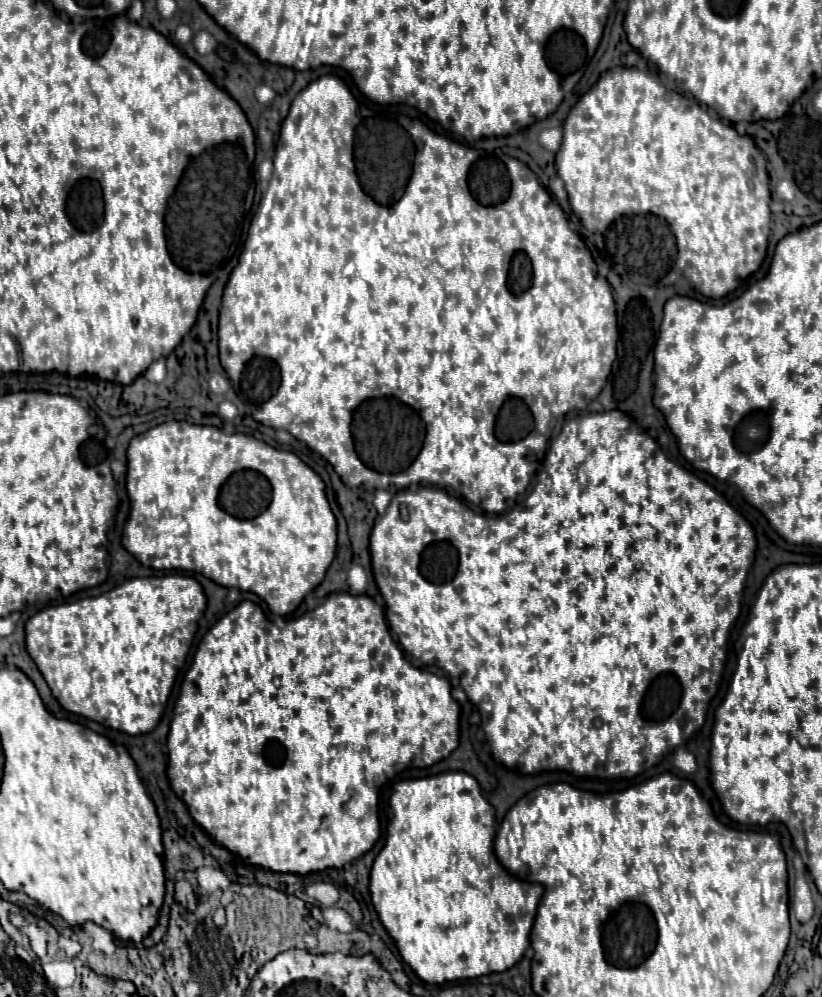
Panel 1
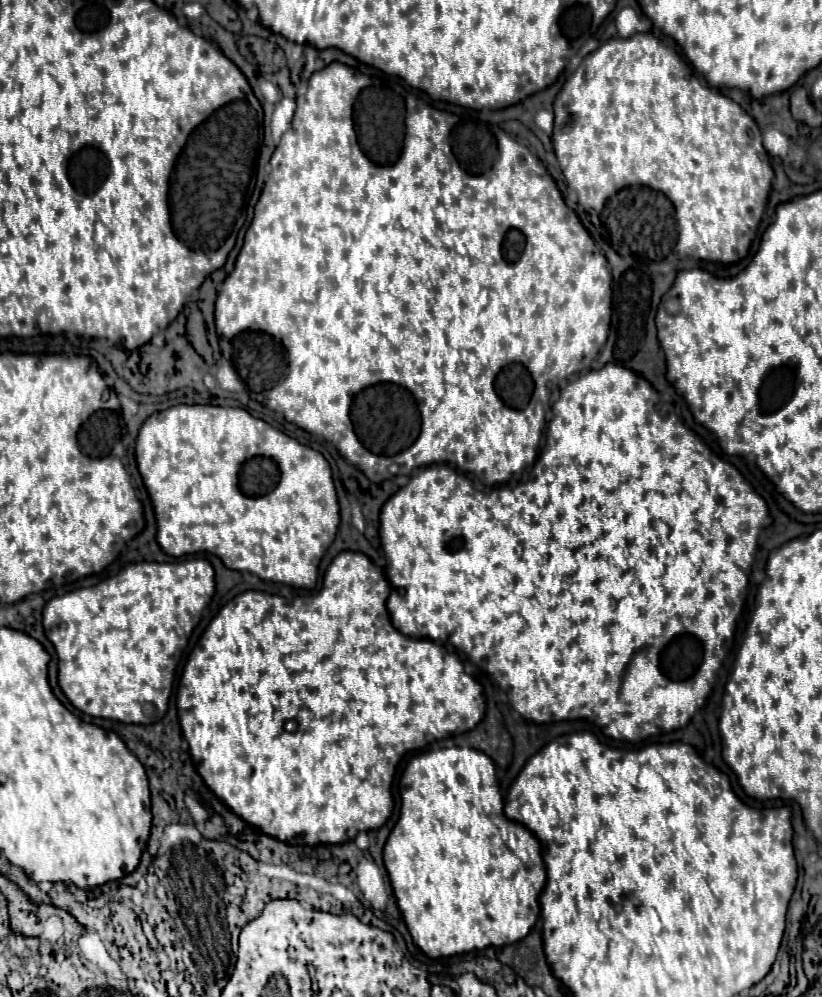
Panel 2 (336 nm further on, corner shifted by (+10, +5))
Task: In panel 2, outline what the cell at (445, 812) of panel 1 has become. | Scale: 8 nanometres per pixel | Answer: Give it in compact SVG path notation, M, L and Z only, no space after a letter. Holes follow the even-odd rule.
M442 748L442 750L434 750L434 752L422 752L420 756L414 756L408 762L406 770L402 772L400 818L398 818L396 826L392 828L388 842L384 846L384 866L390 876L390 884L392 884L392 892L394 892L398 910L406 922L406 928L408 928L416 948L422 950L430 958L456 956L456 954L466 954L472 950L484 950L488 946L514 944L514 942L522 940L538 920L538 914L540 914L538 896L546 884L546 868L544 868L544 862L540 856L540 842L532 836L532 832L528 832L528 828L508 820L502 812L502 806L504 804L502 804L502 796L500 796L498 782L496 782L496 770L494 770L492 760L484 752L478 752L472 748Z

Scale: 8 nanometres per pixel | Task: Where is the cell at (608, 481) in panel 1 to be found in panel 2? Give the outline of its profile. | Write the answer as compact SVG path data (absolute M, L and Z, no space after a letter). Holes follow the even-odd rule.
M606 364L560 390L560 398L552 406L546 434L536 450L536 460L532 462L532 468L526 468L520 474L516 486L504 484L490 494L484 494L454 468L440 464L422 468L408 486L386 500L380 512L378 530L380 544L386 552L386 576L392 588L386 608L400 634L428 638L440 644L448 642L466 654L472 664L488 672L506 694L510 694L510 690L520 690L520 716L524 720L548 724L588 718L608 738L642 742L650 736L684 728L704 704L704 694L708 696L712 680L722 664L718 652L724 642L732 638L736 616L744 604L758 534L770 522L766 502L750 488L736 468L712 454L694 432L676 420L672 404L662 402L650 382L628 368Z

